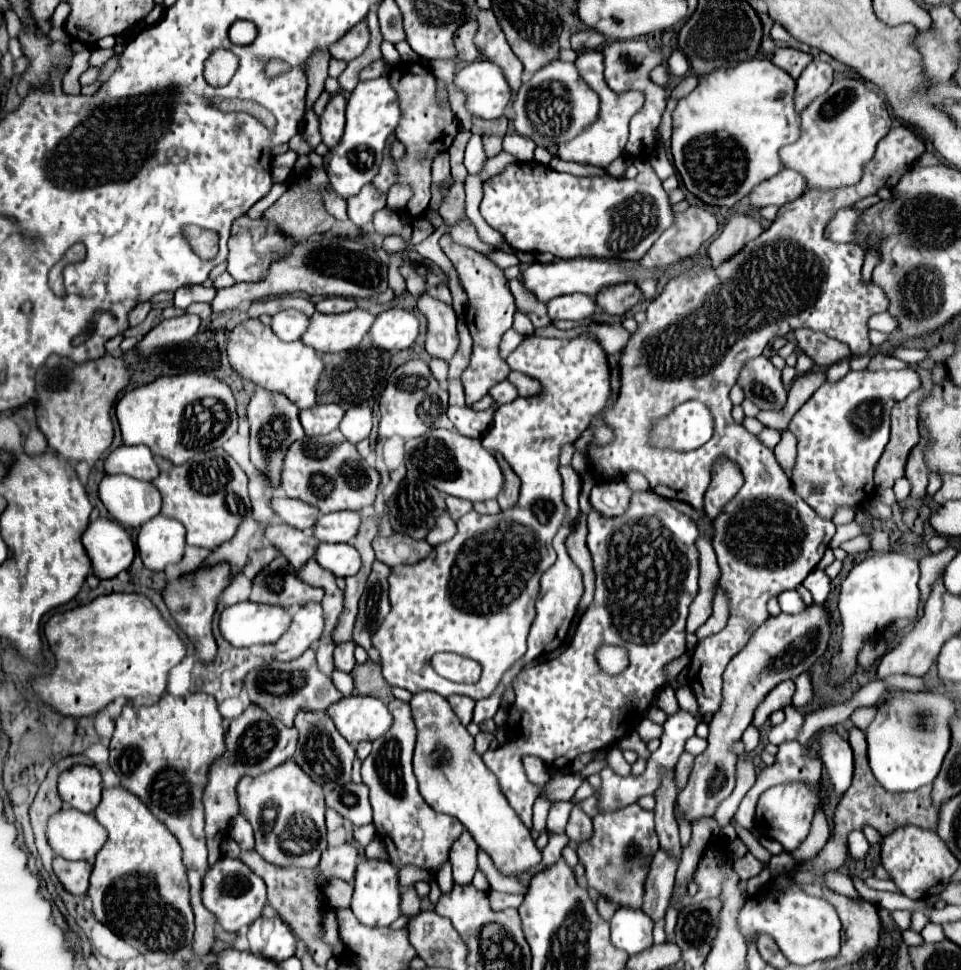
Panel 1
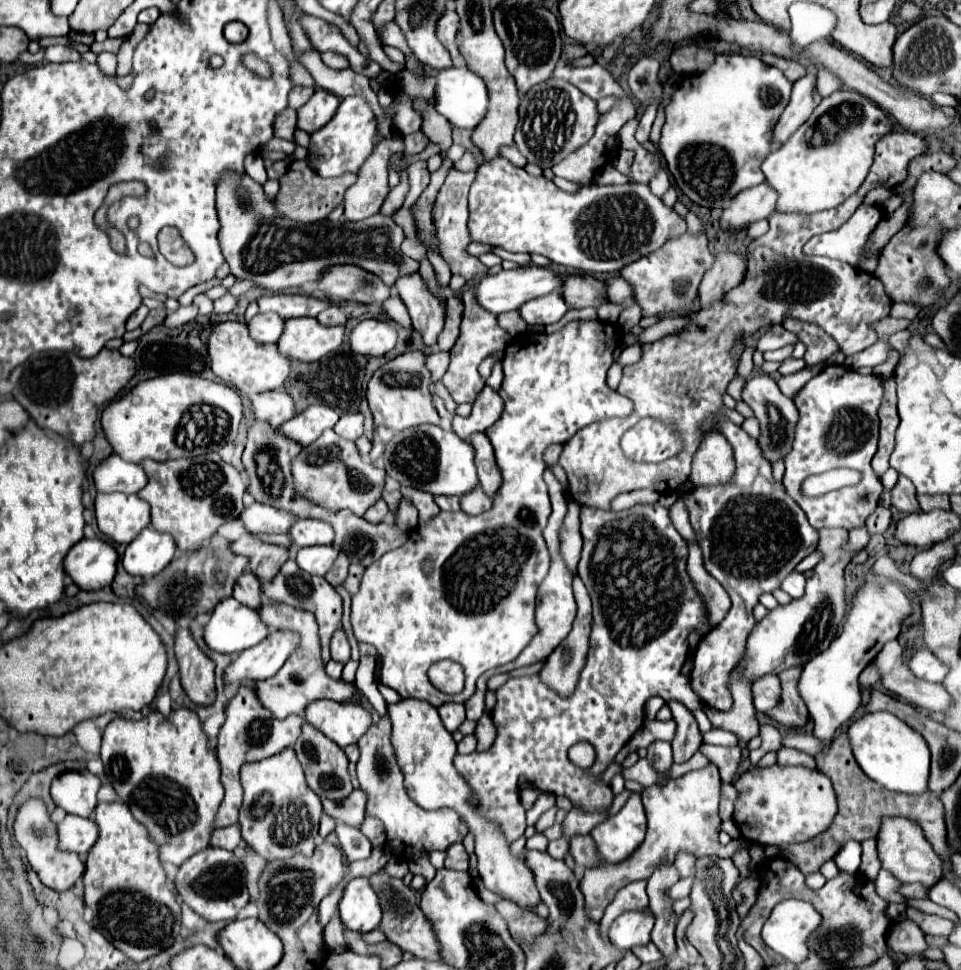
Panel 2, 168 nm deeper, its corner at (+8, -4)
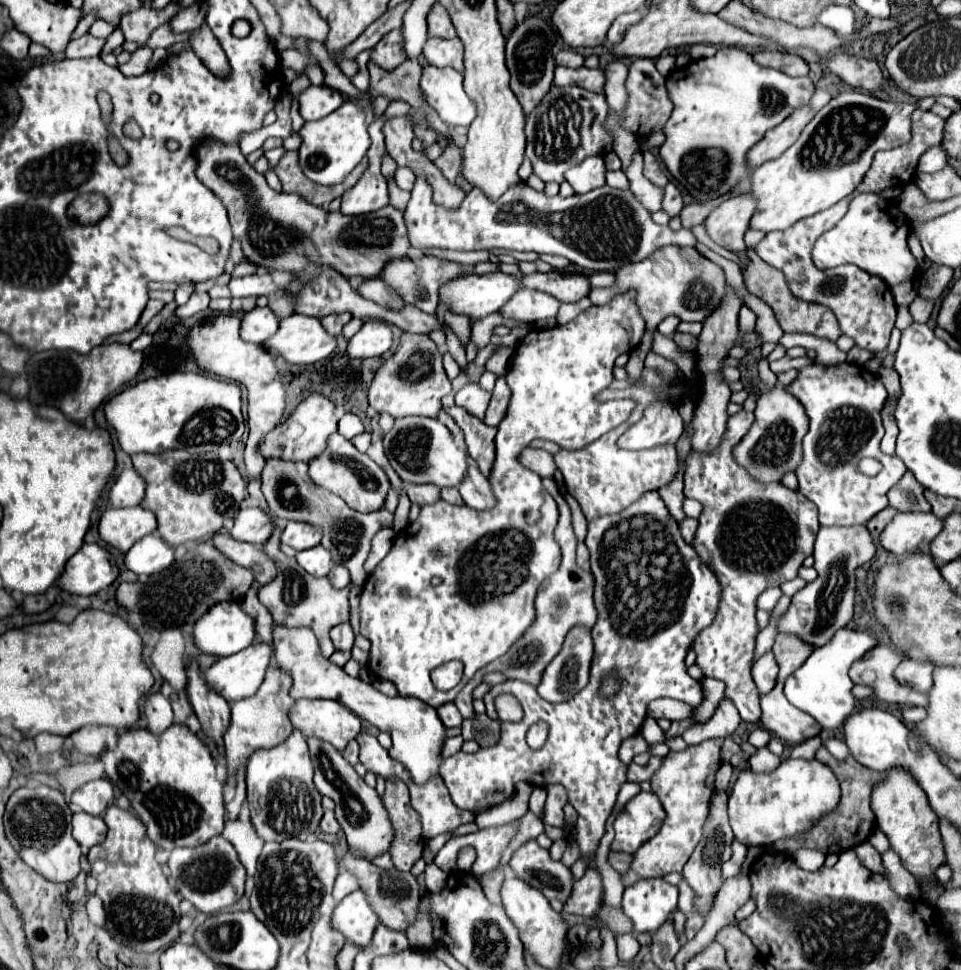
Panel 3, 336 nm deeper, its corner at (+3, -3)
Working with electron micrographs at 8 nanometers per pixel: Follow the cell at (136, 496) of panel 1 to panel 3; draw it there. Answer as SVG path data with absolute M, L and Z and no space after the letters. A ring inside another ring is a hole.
M126 507L126 509L106 509L98 533L104 543L110 547L128 553L128 549L140 539L156 531L156 517L152 511L138 507Z

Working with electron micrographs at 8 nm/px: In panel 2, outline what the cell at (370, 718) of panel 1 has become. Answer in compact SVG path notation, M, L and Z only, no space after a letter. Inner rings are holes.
M315 700L305 710L305 720L341 748L355 744L373 724L371 712L357 702Z

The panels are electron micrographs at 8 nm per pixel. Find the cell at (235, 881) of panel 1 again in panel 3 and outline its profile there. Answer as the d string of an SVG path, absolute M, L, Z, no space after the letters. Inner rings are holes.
M212 837L210 841L196 847L174 849L170 853L168 867L178 893L206 915L224 911L226 907L234 905L244 895L246 869L240 863L232 843L226 841L224 837Z

